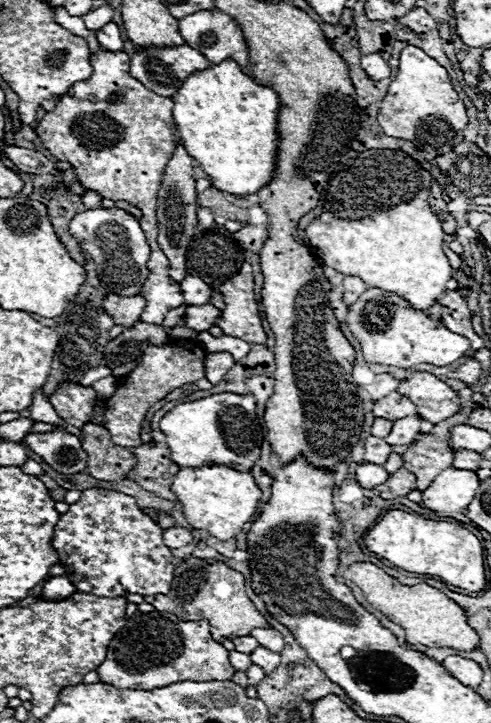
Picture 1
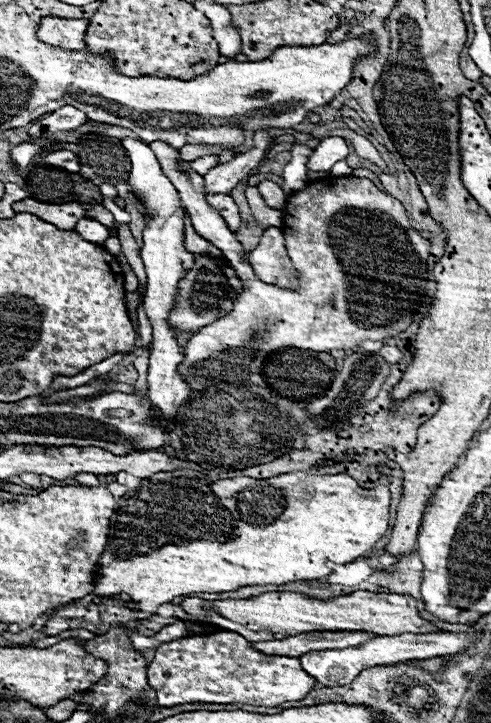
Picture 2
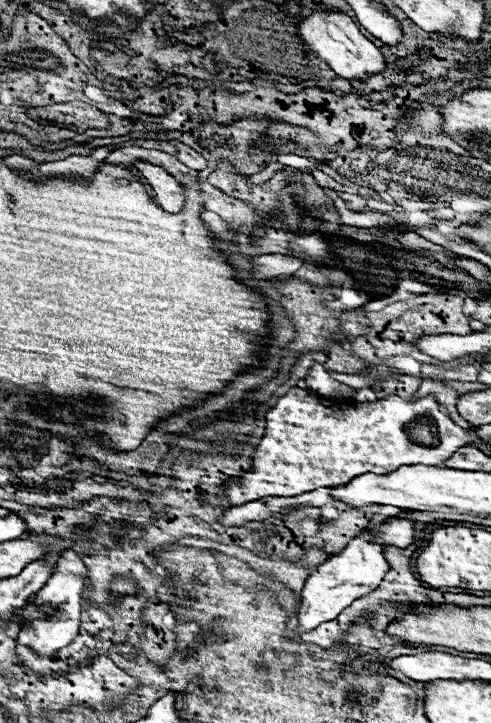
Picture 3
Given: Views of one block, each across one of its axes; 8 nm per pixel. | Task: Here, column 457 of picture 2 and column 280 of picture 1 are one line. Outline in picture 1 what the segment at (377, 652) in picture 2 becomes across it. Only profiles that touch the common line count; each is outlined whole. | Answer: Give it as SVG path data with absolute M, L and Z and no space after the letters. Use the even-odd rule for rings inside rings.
M256 628L256 630L250 632L250 636L254 636L260 642L260 646L264 646L272 652L282 652L284 646L286 646L284 636L274 628Z

